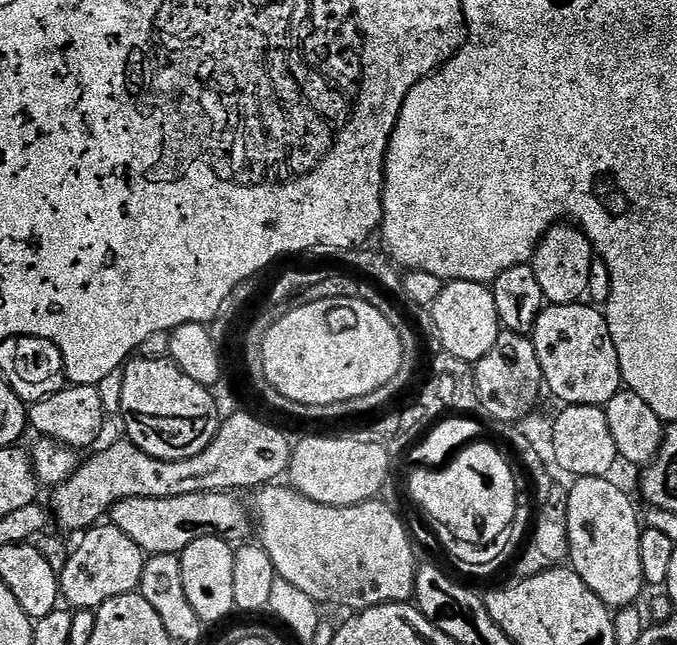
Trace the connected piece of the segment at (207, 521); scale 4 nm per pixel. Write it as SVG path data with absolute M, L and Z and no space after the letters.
M199 492L174 498L126 498L113 506L110 522L122 530L148 556L179 554L198 538L213 536L229 542L244 542L254 532L254 517L239 495L227 492Z

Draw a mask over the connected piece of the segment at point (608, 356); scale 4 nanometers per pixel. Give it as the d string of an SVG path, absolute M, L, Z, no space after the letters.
M586 302L547 305L532 331L532 341L541 366L542 379L563 405L604 407L623 387L618 362L605 313Z

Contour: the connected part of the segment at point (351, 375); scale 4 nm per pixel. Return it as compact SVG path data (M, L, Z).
M326 298L290 310L264 336L265 376L286 398L306 406L341 404L374 394L404 365L402 338L370 302Z

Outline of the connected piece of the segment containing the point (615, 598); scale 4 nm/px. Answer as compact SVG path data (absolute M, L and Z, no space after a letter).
M582 476L573 483L576 485L571 485L568 488L568 537L570 538L568 555L572 571L580 575L582 582L586 582L586 586L590 586L590 590L594 590L594 594L598 594L600 601L608 605L609 609L619 610L628 605L635 605L639 601L640 591L645 591L646 588L644 575L642 574L642 558L638 555L638 542L640 541L640 533L642 531L642 520L638 512L636 516L636 508L632 505L631 498L618 485L611 484L610 481L611 479L603 476Z

